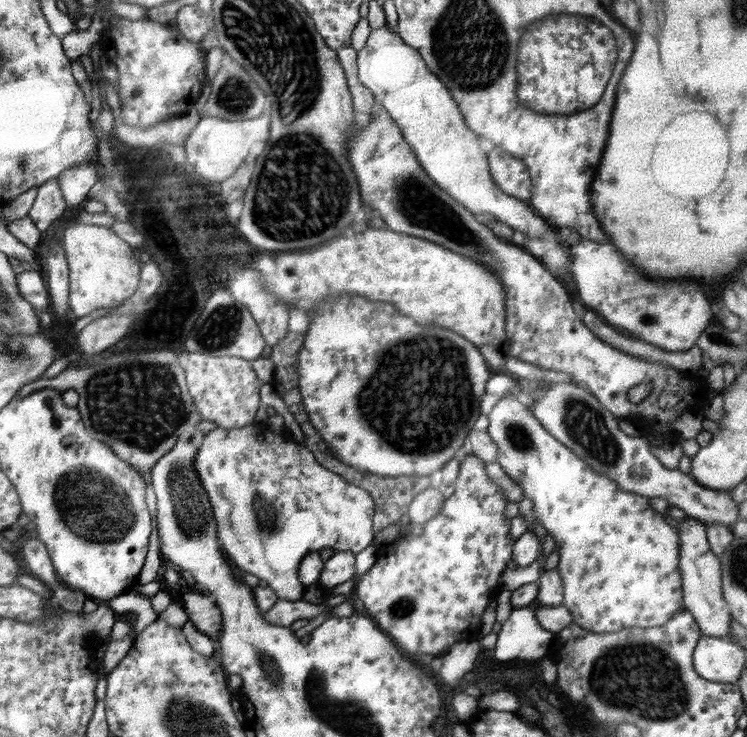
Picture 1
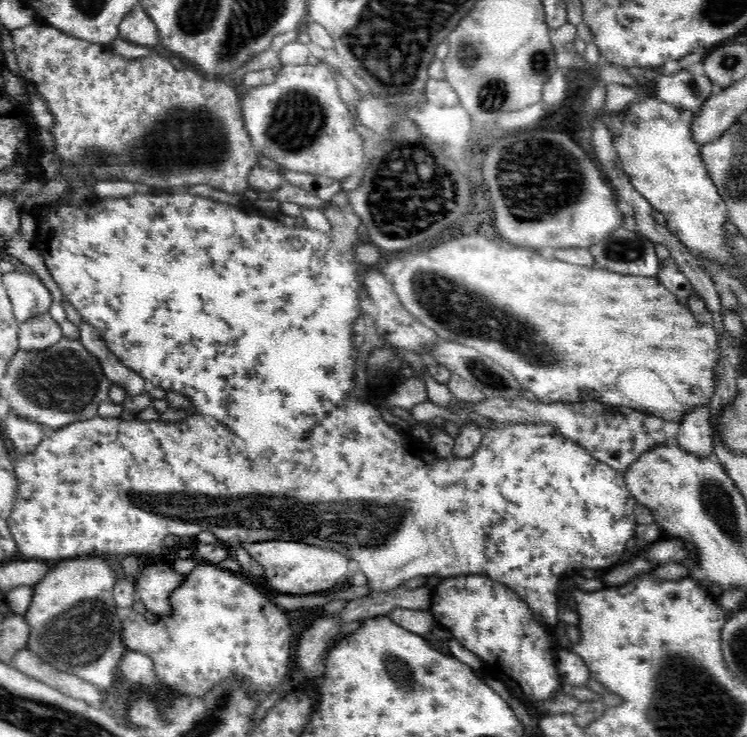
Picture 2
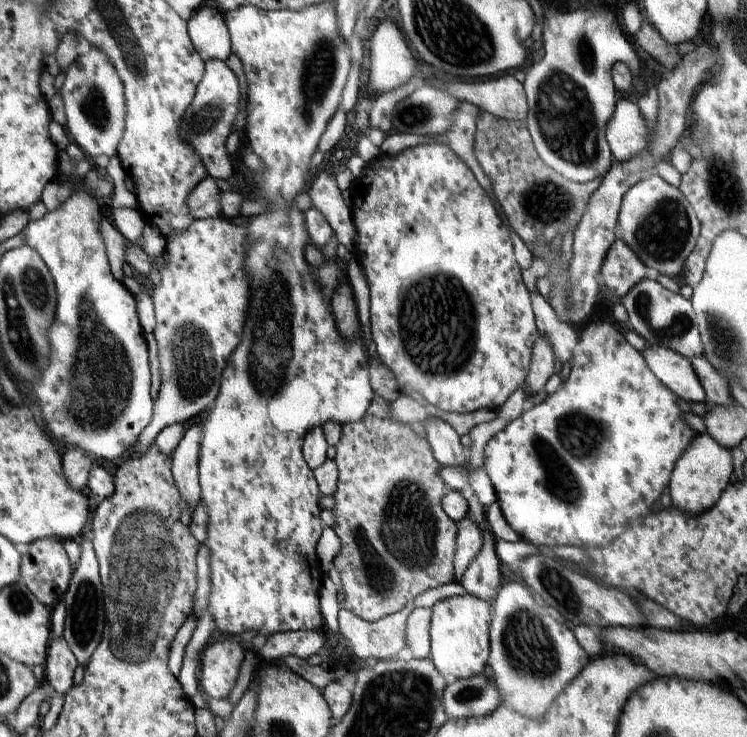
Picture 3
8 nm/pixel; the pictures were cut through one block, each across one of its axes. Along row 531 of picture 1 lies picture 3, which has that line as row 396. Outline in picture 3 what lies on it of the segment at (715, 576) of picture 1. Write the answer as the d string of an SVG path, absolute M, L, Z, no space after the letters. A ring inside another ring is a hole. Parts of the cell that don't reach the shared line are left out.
M652 345L641 353L654 376L657 376L670 392L674 392L677 398L682 398L689 403L707 402L705 390L692 364L685 356L665 346Z

